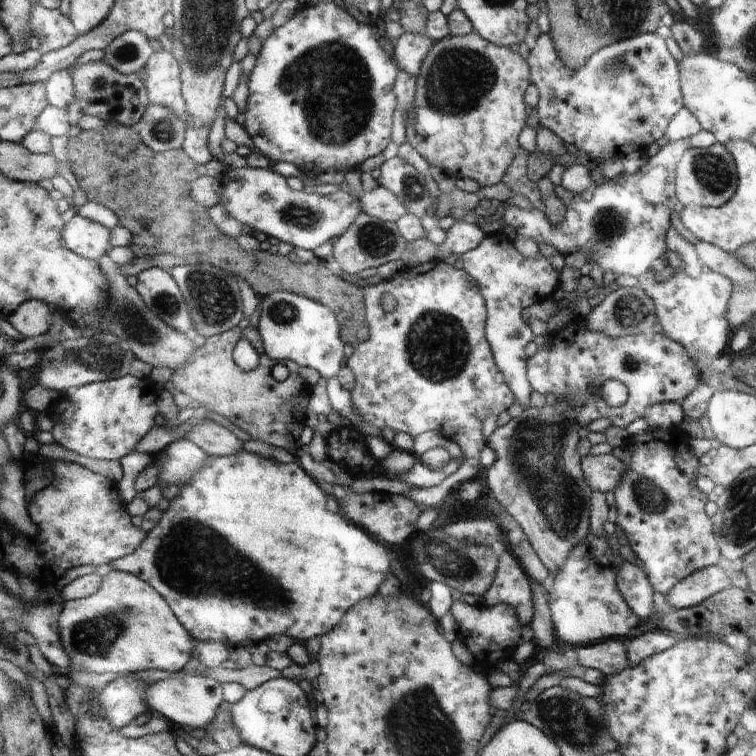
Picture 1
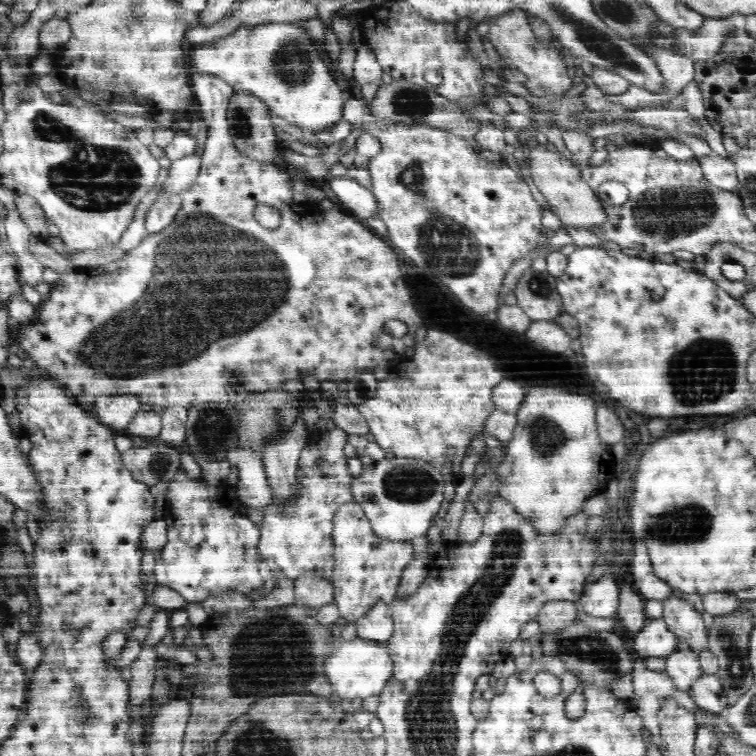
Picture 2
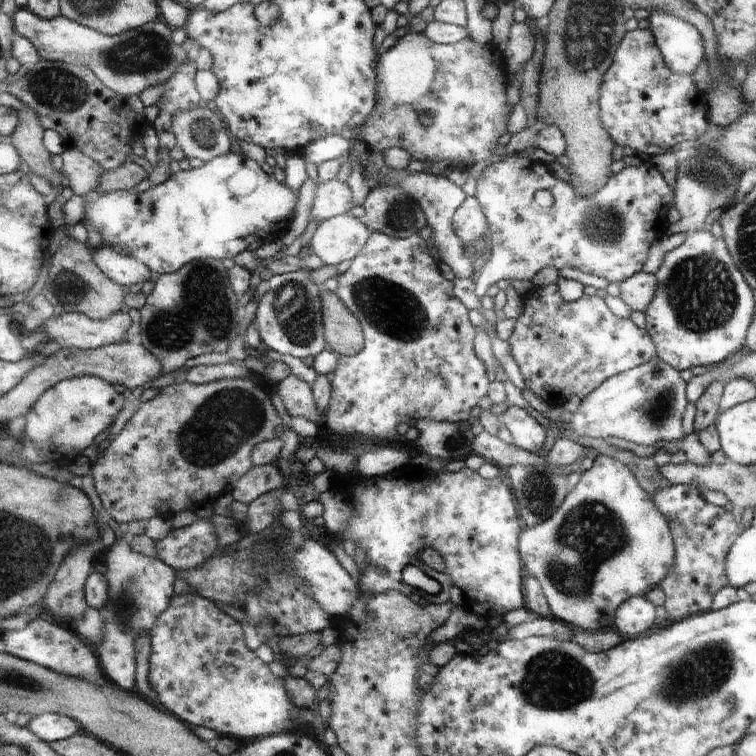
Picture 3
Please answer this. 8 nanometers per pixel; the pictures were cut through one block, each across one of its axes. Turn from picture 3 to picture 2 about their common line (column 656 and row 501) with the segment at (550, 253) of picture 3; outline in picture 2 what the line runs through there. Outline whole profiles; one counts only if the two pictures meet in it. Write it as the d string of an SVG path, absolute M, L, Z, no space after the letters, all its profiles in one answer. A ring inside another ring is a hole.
M180 468L180 470L176 472L174 480L166 486L166 489L168 490L168 509L165 511L163 518L167 522L167 544L159 551L160 554L157 556L155 562L155 584L158 586L168 586L168 588L176 590L176 592L179 592L188 603L201 602L206 597L222 594L222 592L226 592L226 590L230 590L230 592L250 592L250 590L254 590L254 588L263 588L262 584L264 584L264 580L262 580L262 578L260 578L260 574L258 574L260 522L250 520L250 518L246 516L246 510L244 510L244 512L240 512L240 502L238 502L238 498L236 498L236 492L234 492L232 485L229 483L226 484L226 492L224 492L220 486L206 486L204 482L191 478L190 474L185 474L185 472L183 472L183 468Z

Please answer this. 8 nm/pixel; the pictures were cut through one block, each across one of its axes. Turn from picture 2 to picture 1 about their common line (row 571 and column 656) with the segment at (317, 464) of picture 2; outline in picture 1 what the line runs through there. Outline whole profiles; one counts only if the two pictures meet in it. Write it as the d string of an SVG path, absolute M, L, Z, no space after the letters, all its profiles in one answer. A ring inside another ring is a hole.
M676 270L670 280L660 276L658 273L649 278L640 278L639 286L655 301L655 312L662 326L662 334L683 345L695 362L701 357L718 357L728 340L728 322L725 318L734 290L732 280L714 271L701 271L698 278L692 278L680 270Z

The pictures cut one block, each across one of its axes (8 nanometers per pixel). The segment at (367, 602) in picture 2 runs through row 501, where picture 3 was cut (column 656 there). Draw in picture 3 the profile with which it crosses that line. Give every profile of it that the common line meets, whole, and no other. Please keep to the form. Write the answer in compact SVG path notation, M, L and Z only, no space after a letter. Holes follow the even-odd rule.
M554 283L542 288L534 287L521 296L521 302L525 309L516 319L514 331L508 340L510 354L521 372L526 388L549 405L562 405L564 398L568 400L572 396L584 400L611 376L639 367L657 357L658 350L651 334L634 325L630 319L614 315L598 295L584 294L576 302L562 302Z

